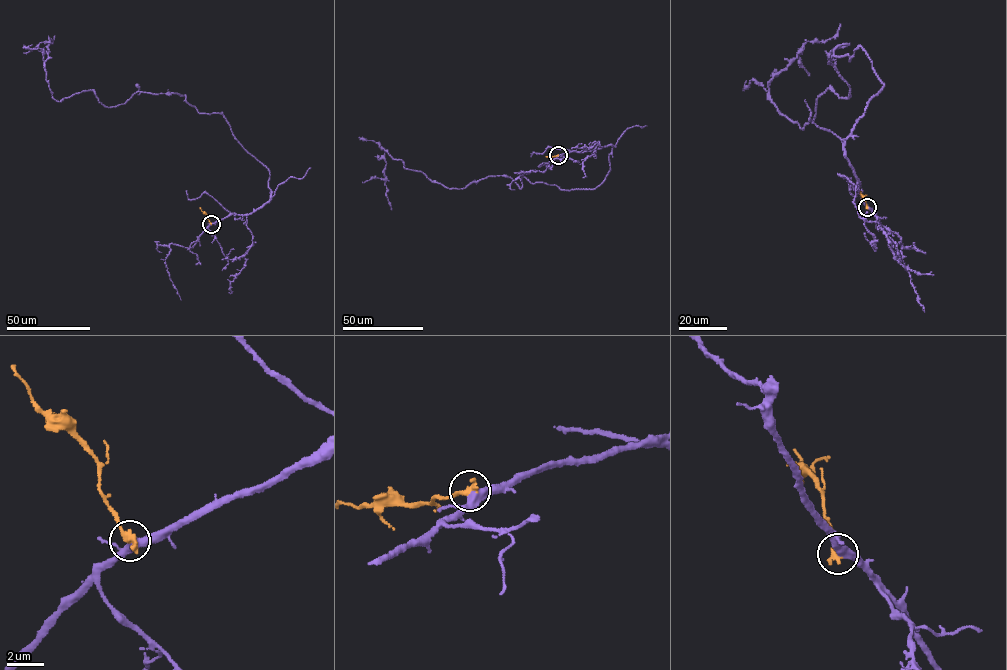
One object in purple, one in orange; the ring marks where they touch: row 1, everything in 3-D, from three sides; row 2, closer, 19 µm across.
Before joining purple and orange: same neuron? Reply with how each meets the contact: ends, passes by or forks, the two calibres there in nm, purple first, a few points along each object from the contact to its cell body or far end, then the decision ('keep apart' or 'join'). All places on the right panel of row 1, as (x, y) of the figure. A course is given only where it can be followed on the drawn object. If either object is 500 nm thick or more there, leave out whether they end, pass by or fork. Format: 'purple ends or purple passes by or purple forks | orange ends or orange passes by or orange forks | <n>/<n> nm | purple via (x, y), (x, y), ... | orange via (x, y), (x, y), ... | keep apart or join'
purple passes by | orange ends | 440/400 nm | purple via (867, 207), (844, 153), (884, 86), (862, 47), (832, 51), (850, 94), (803, 129), (769, 91), (841, 23) | orange via (867, 207), (860, 192) | keep apart

